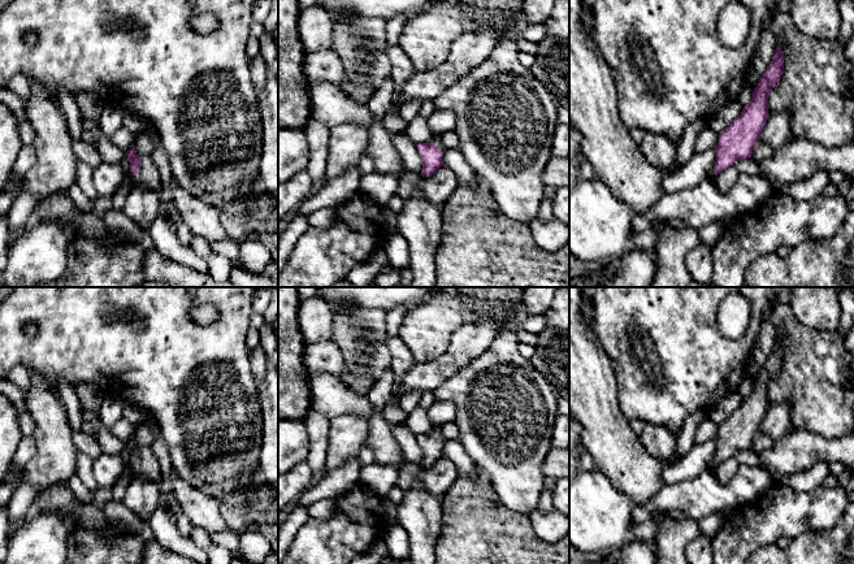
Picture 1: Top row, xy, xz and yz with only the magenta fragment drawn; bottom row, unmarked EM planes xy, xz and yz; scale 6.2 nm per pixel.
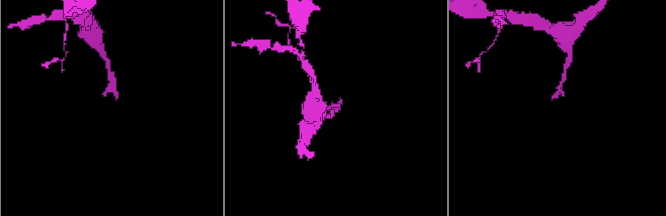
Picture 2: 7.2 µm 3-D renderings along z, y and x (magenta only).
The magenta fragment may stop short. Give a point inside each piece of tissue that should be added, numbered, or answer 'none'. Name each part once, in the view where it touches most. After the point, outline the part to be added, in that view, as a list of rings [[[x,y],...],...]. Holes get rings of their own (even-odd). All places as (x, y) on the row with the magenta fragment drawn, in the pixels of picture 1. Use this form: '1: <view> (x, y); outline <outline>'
1: xy (148, 176); outline [[[149,155],[142,156],[142,165],[135,175],[139,186],[155,190],[159,195],[162,192],[160,173]]]

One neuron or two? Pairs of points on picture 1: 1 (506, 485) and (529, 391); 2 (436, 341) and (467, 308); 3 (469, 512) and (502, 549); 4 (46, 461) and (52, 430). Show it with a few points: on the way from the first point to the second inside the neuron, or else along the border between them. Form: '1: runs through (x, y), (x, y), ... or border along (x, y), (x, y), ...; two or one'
1: runs through (506, 461), (506, 413); one
2: runs through (441, 332), (458, 315); one
3: runs through (475, 521), (493, 539); one
4: runs through (52, 454), (52, 438); one

